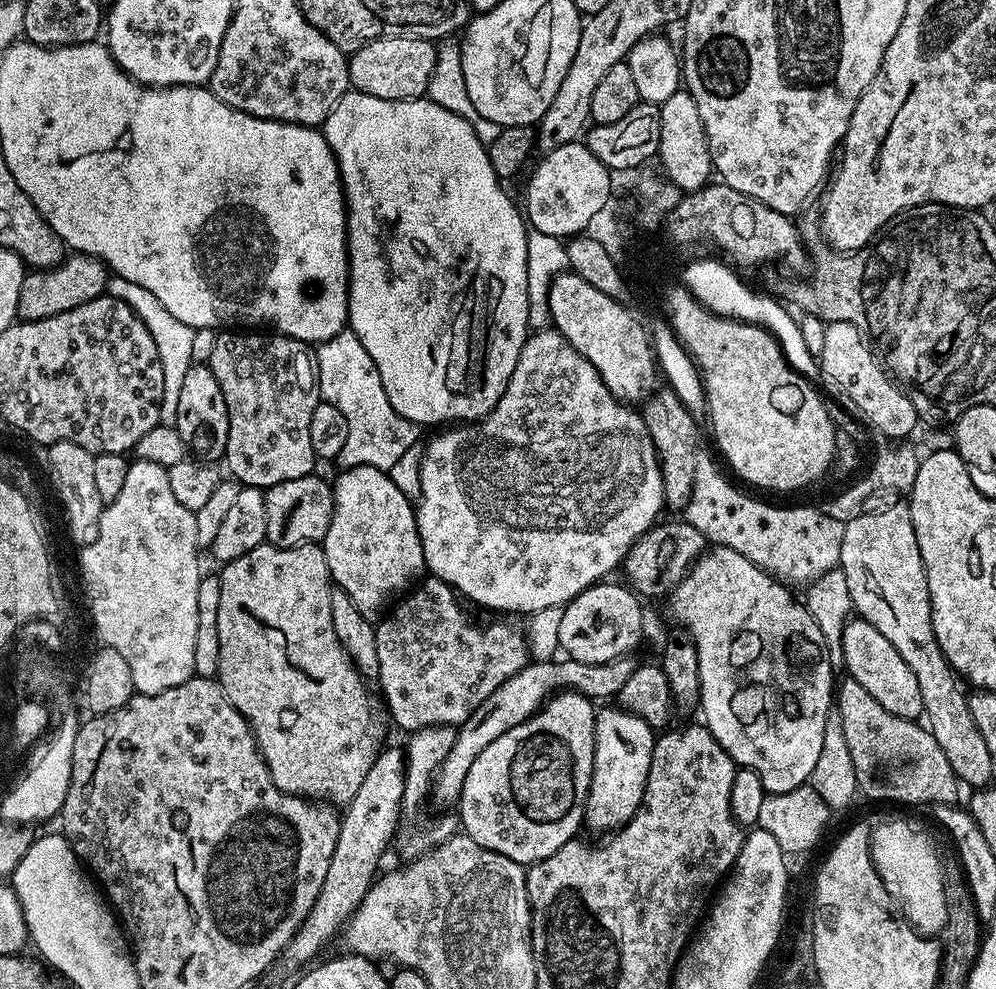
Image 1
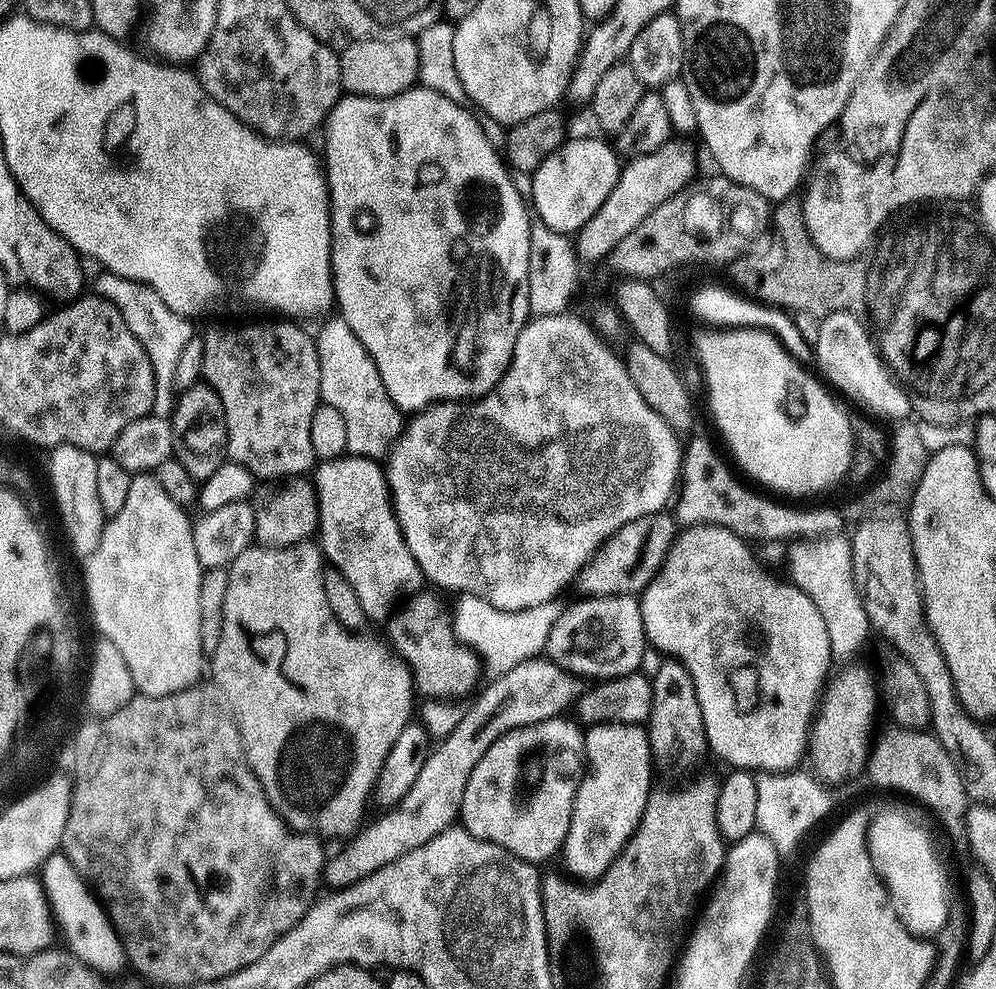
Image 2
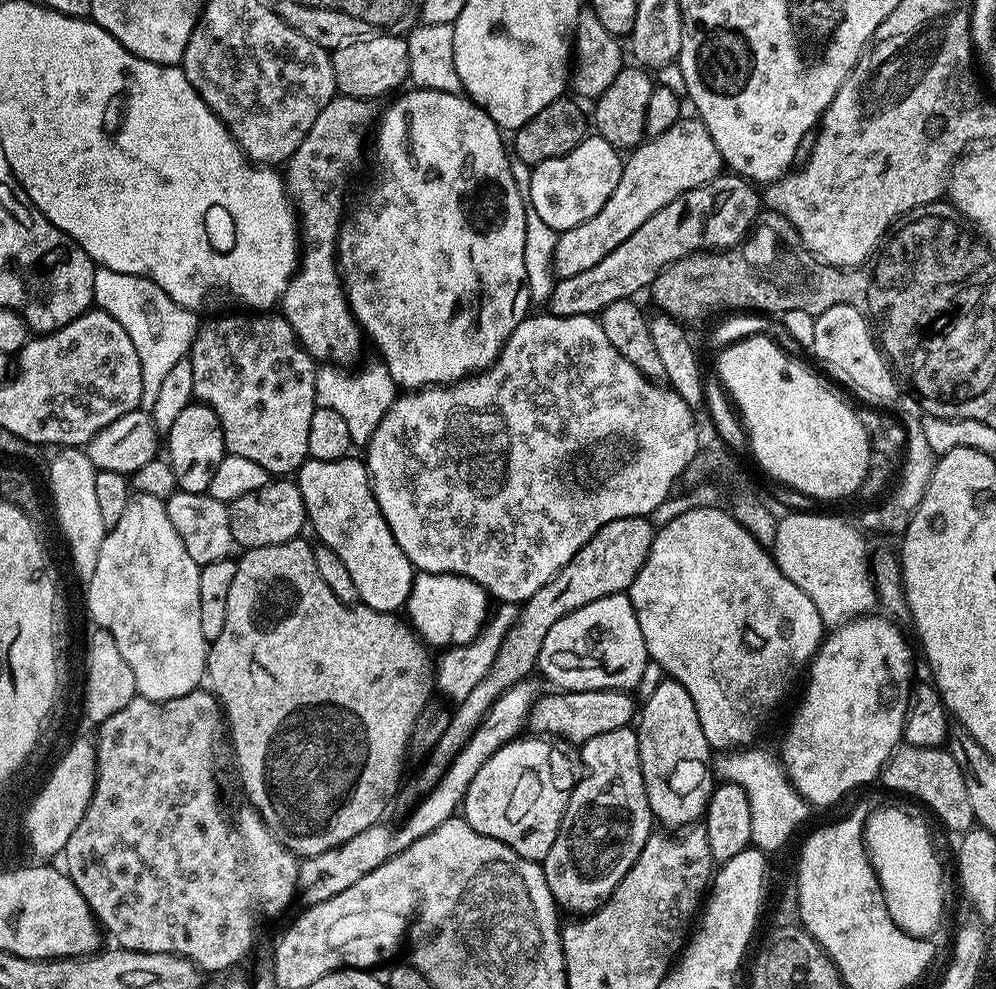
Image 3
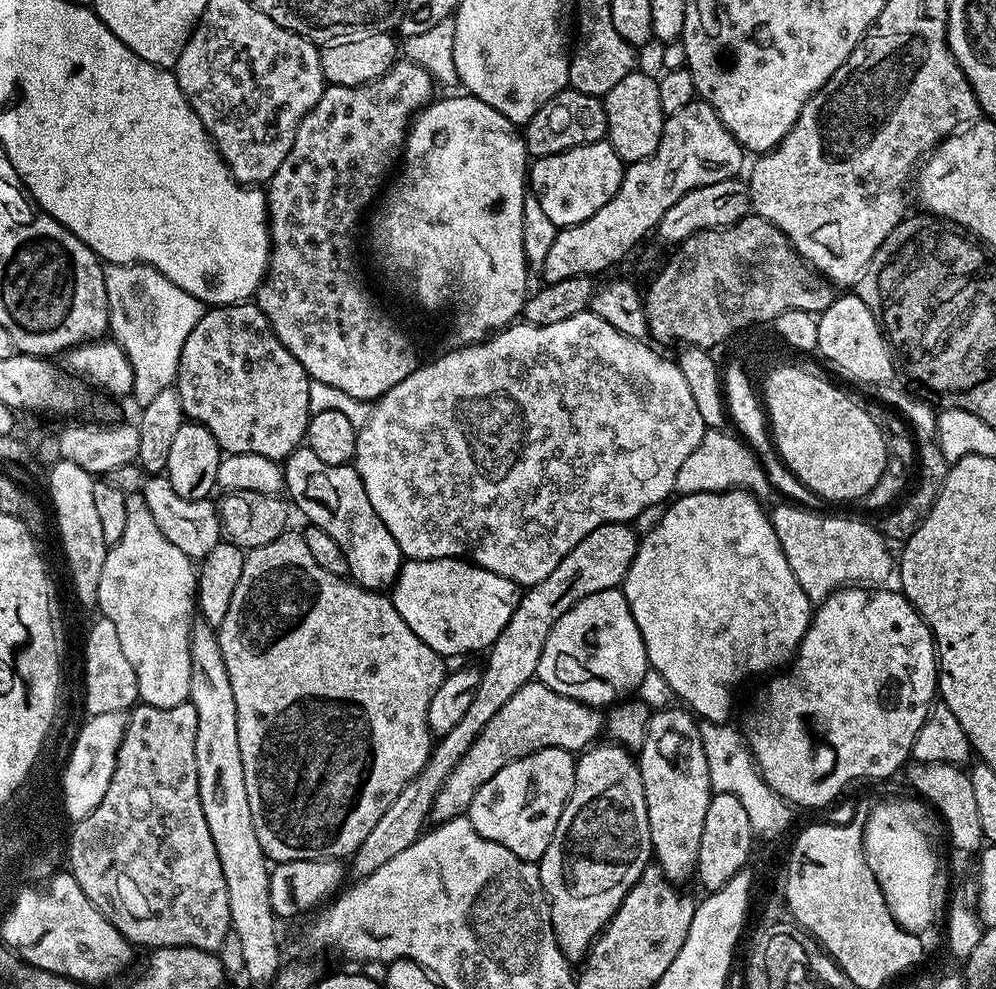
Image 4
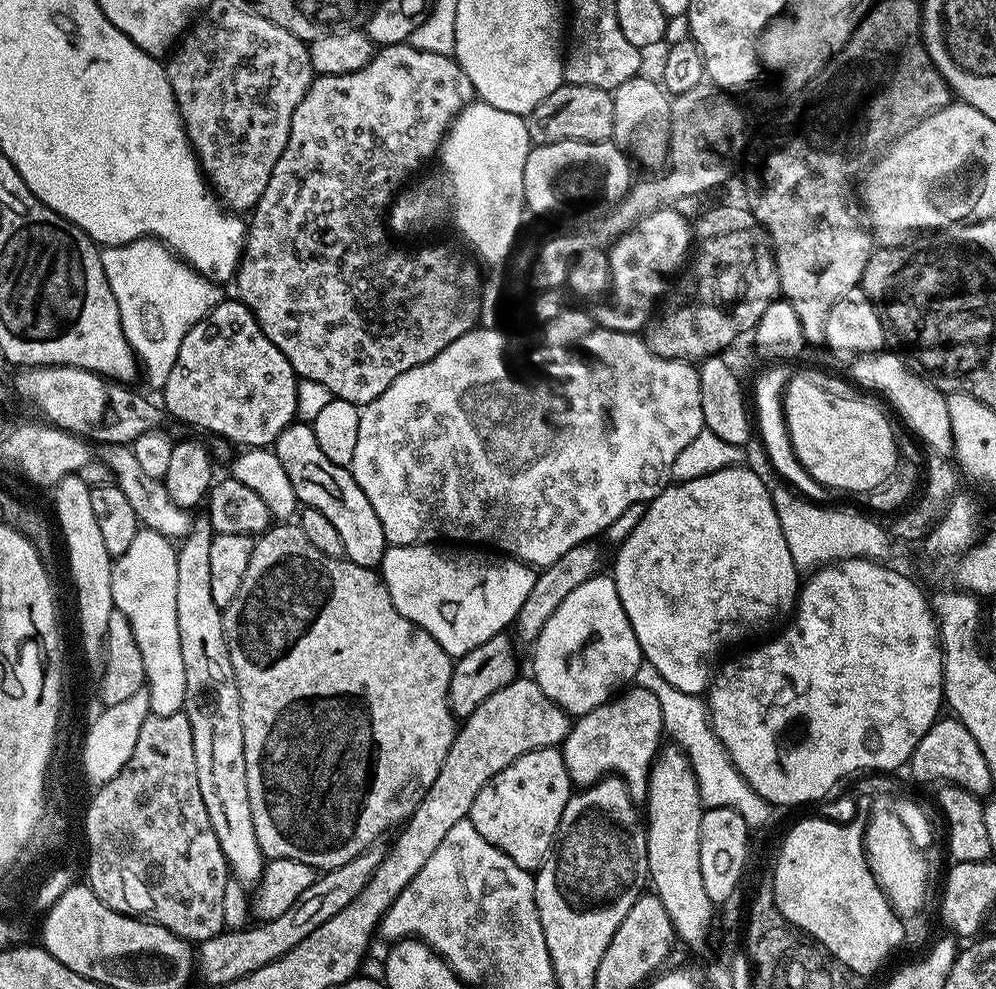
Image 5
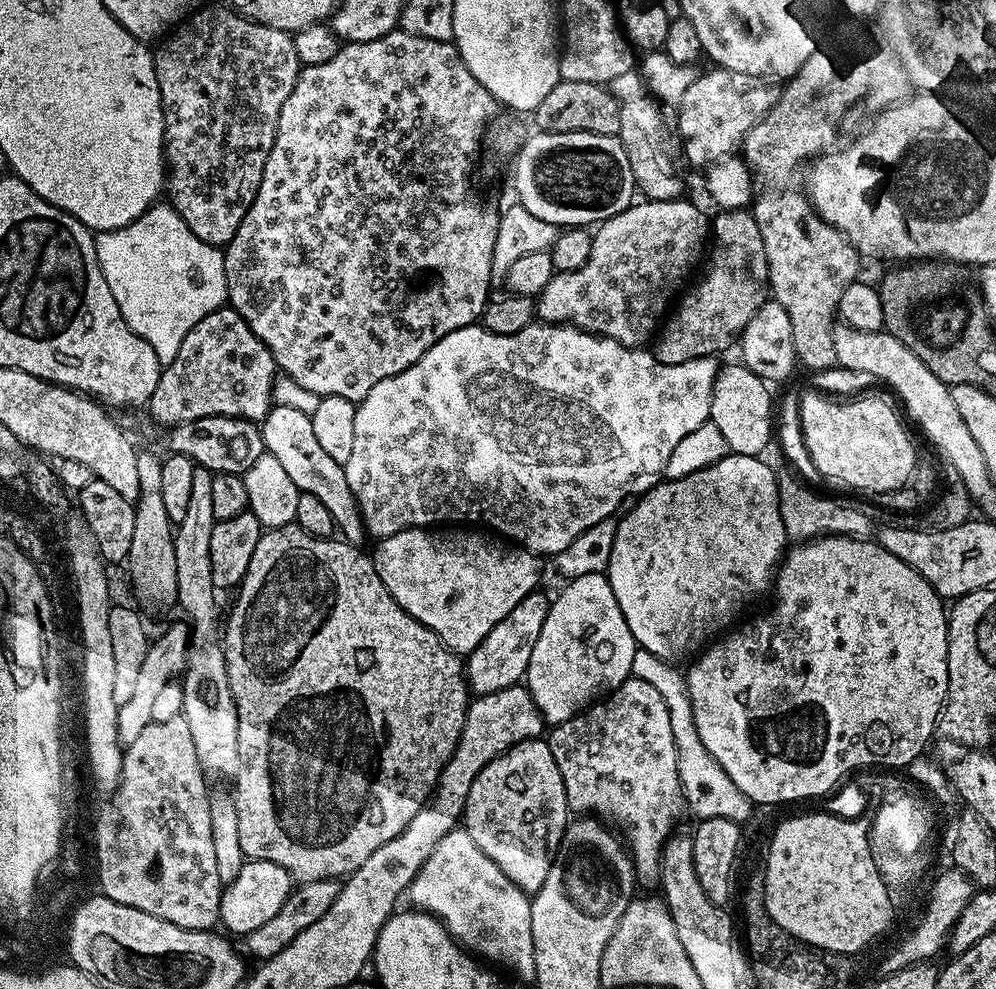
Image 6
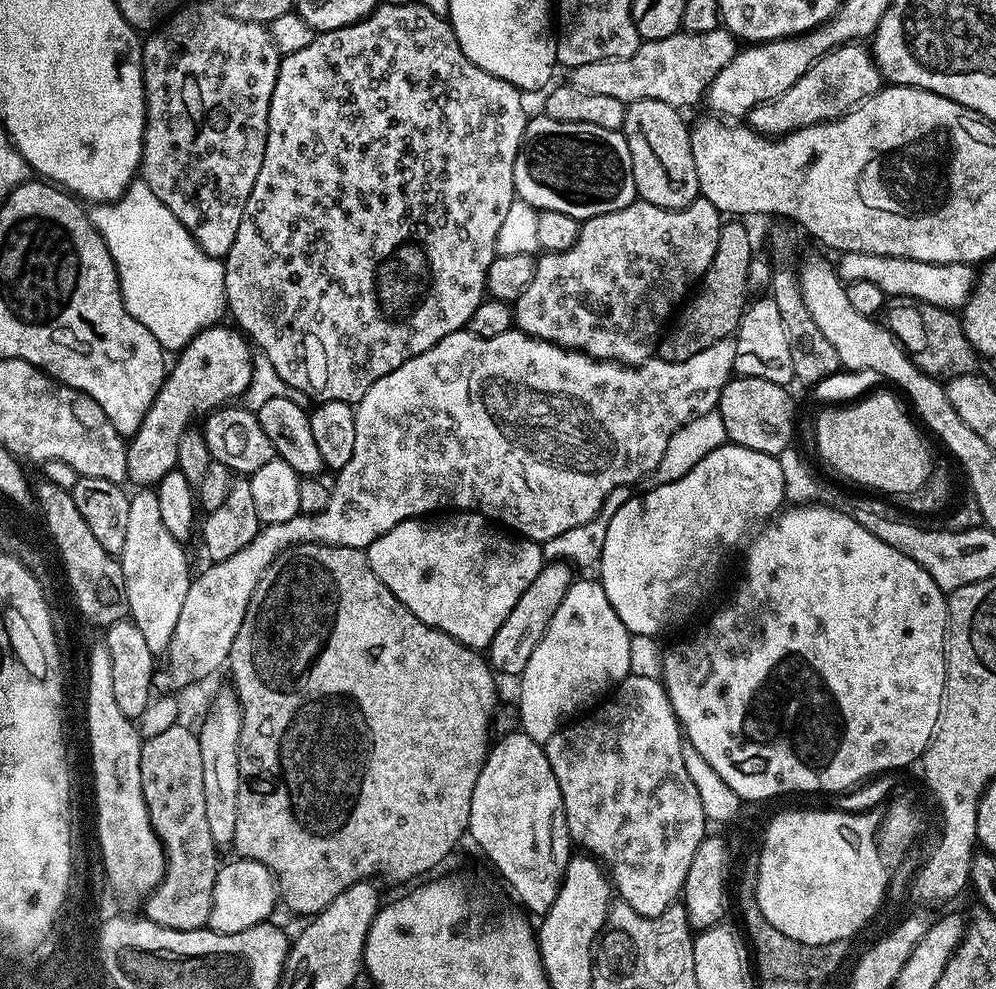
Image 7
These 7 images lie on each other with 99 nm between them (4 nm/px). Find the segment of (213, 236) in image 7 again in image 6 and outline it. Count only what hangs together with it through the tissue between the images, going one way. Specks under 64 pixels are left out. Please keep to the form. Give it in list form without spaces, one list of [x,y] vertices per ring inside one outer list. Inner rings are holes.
[[[228,6],[225,8],[201,7],[183,21],[164,42],[165,44],[160,49],[155,49],[154,59],[160,97],[164,100],[166,196],[176,213],[184,219],[186,226],[190,226],[192,233],[204,244],[227,246],[234,238],[242,218],[246,218],[246,210],[250,210],[250,206],[258,194],[258,186],[262,182],[262,170],[266,170],[266,158],[270,158],[270,150],[274,146],[274,138],[278,130],[278,114],[282,110],[282,102],[286,102],[286,98],[290,98],[290,90],[294,90],[294,82],[298,78],[302,65],[294,50],[294,42],[289,33],[265,24],[256,24]]]

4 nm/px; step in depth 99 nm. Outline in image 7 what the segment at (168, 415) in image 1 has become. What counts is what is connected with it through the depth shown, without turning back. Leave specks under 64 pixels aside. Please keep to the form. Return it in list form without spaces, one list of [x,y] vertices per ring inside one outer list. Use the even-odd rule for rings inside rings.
[[[143,179],[133,180],[131,187],[119,200],[95,205],[91,210],[92,225],[106,242],[116,267],[126,310],[135,320],[142,322],[150,334],[154,334],[161,348],[172,354],[179,353],[203,328],[221,323],[220,315],[226,312],[223,259],[206,255],[194,242],[186,226],[182,226],[182,222],[178,222],[178,218],[174,218],[174,214],[170,214],[162,202],[158,202],[158,194],[154,194],[154,190],[150,190]]]

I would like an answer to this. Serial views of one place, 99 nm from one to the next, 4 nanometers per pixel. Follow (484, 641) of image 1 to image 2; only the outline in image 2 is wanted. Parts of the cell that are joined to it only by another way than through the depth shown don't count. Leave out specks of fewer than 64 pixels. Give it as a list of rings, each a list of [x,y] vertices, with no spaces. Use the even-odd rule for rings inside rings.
[[[421,590],[407,597],[386,621],[387,643],[412,671],[412,683],[421,697],[429,700],[456,700],[482,680],[480,657],[461,644],[452,629],[449,609],[435,596],[435,591]]]

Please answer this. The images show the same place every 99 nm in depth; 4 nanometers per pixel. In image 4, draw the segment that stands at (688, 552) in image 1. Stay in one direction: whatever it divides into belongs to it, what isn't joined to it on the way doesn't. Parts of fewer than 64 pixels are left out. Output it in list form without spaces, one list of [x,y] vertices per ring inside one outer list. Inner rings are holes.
[[[631,523],[598,526],[598,530],[586,534],[586,538],[582,538],[582,542],[578,542],[578,546],[574,546],[574,550],[570,550],[570,554],[566,554],[566,558],[562,558],[562,562],[558,562],[558,566],[554,566],[554,570],[550,570],[542,582],[531,585],[521,595],[514,614],[510,614],[510,622],[502,626],[502,634],[498,634],[491,648],[487,649],[488,661],[482,664],[478,690],[474,690],[474,698],[470,701],[466,714],[462,714],[462,719],[458,726],[454,726],[454,730],[433,743],[426,766],[422,766],[422,770],[418,770],[410,782],[406,782],[402,794],[398,794],[398,798],[390,802],[386,814],[378,818],[378,826],[366,834],[362,846],[358,846],[358,850],[352,853],[350,872],[351,875],[353,872],[356,880],[364,880],[374,874],[378,866],[386,866],[390,858],[402,854],[402,850],[409,848],[422,835],[432,815],[434,798],[438,798],[438,790],[442,790],[446,778],[450,778],[462,754],[474,746],[474,738],[478,738],[486,722],[490,722],[490,718],[494,718],[494,714],[510,698],[514,698],[522,686],[533,683],[546,638],[558,618],[562,618],[566,610],[590,594],[620,588],[634,562],[637,543],[638,533]]]

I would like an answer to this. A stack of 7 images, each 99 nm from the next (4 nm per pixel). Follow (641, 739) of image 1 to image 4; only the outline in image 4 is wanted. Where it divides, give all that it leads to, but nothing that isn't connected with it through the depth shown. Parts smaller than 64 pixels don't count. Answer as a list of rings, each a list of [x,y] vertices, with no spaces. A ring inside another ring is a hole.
[[[615,742],[607,743],[597,743],[579,753],[572,793],[564,804],[562,818],[558,818],[554,838],[550,838],[546,854],[542,854],[538,861],[540,881],[548,896],[556,941],[565,960],[569,962],[583,961],[596,937],[604,931],[618,906],[622,906],[626,894],[630,894],[634,882],[642,878],[653,859],[646,794],[642,790],[637,757]]]

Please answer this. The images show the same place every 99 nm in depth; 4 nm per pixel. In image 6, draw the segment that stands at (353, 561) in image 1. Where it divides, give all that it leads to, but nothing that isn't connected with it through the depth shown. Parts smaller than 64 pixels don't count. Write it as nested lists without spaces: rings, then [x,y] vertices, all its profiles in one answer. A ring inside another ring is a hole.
[[[274,406],[264,417],[259,430],[267,455],[278,458],[278,463],[285,468],[294,486],[298,486],[300,492],[322,498],[326,510],[330,510],[334,518],[339,535],[349,544],[363,545],[363,540],[366,540],[364,515],[360,513],[358,502],[346,482],[344,466],[334,462],[334,458],[330,458],[330,454],[322,450],[322,445],[314,435],[312,417],[302,414],[302,410],[292,409],[291,406]]]

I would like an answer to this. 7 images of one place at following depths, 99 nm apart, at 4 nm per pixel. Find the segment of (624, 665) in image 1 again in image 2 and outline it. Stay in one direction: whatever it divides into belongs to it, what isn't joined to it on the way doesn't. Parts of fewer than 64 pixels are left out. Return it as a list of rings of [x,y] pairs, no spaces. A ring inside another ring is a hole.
[[[537,658],[527,660],[514,670],[495,677],[488,685],[483,685],[484,693],[464,709],[462,722],[444,740],[439,741],[429,751],[418,782],[410,786],[406,798],[402,798],[393,808],[387,809],[378,820],[365,823],[347,841],[348,844],[337,856],[329,855],[322,877],[325,885],[332,890],[348,888],[362,878],[382,870],[390,862],[418,850],[430,838],[442,834],[457,823],[462,806],[462,794],[466,794],[466,782],[478,766],[478,758],[498,742],[510,730],[525,728],[543,720],[567,713],[586,689],[583,679],[577,678],[553,660]]]

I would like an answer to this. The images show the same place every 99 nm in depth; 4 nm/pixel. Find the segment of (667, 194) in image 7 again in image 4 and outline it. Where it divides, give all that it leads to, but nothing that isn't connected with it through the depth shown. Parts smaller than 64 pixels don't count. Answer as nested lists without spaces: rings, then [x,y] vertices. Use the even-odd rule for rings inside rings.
[[[637,70],[626,74],[614,90],[610,90],[602,98],[606,110],[606,122],[608,123],[607,143],[618,154],[618,158],[625,165],[638,162],[642,158],[650,158],[654,150],[658,150],[658,142],[662,138],[662,130],[666,114],[662,110],[662,101],[658,99],[658,80],[654,75],[647,76],[643,70]]]

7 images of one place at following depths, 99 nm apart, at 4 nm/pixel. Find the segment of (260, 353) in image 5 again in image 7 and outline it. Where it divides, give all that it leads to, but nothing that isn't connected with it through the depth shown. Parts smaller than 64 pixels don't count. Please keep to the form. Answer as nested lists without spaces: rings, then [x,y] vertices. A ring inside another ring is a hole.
[[[213,326],[203,328],[197,336],[190,341],[185,348],[175,357],[176,365],[167,369],[164,377],[164,385],[158,390],[158,394],[152,403],[152,409],[142,418],[142,426],[127,441],[126,468],[127,479],[133,480],[140,488],[152,488],[160,483],[166,474],[170,474],[176,468],[178,458],[178,442],[182,434],[189,431],[192,415],[195,412],[207,414],[217,408],[223,408],[239,401],[244,392],[250,386],[252,377],[253,349],[249,341],[235,327]]]

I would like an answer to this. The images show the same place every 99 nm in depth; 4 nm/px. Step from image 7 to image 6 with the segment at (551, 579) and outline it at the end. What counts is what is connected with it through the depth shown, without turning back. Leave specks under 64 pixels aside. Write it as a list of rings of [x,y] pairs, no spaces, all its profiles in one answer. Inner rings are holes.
[[[537,590],[526,594],[490,634],[472,652],[467,653],[464,664],[464,675],[468,687],[476,696],[494,694],[498,690],[506,690],[510,686],[520,684],[528,675],[530,654],[534,654],[534,646],[538,643],[538,634],[542,634],[542,622],[546,622],[546,614],[550,603],[543,591]]]

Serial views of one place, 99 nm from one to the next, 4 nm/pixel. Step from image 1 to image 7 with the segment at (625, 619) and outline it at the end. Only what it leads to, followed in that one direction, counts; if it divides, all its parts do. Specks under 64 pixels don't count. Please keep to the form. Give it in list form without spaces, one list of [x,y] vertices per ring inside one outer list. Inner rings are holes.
[[[573,579],[566,598],[562,598],[554,618],[550,618],[550,626],[546,626],[546,634],[542,634],[542,642],[534,646],[526,670],[518,677],[518,724],[523,732],[534,742],[545,745],[577,713],[599,701],[600,692],[607,693],[623,682],[632,670],[631,641],[632,636],[622,626],[622,618],[614,614],[604,587],[595,579]]]

